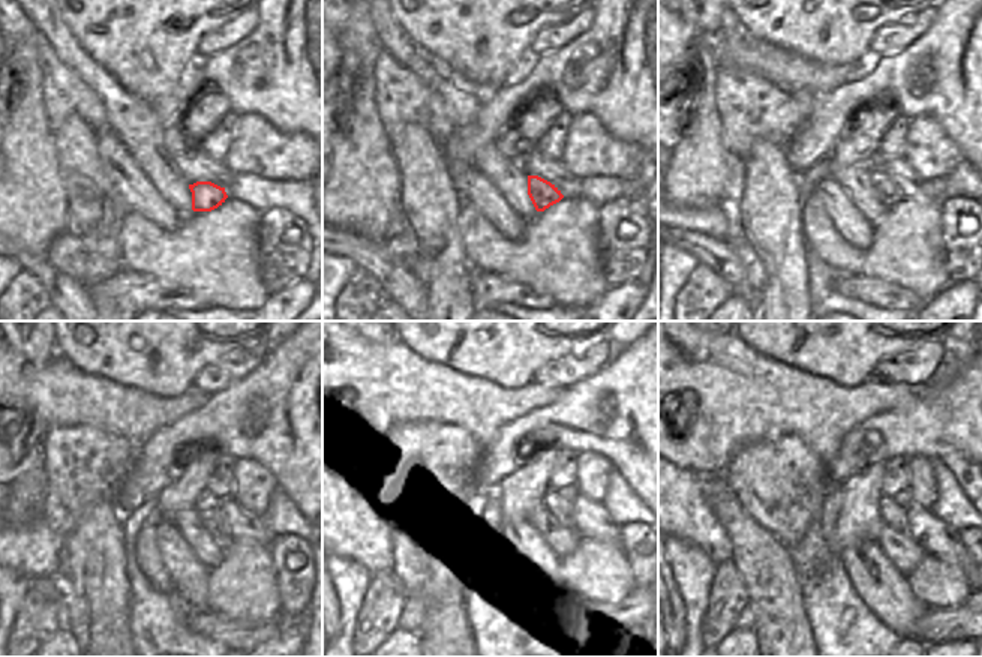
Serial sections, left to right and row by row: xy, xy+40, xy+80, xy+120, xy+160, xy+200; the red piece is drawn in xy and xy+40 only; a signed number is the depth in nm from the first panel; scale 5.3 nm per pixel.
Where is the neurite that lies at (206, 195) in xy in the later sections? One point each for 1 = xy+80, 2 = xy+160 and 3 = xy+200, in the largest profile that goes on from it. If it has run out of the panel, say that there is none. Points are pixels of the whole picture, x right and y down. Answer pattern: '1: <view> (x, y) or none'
1: xy+80 (885, 189)
2: xy+160 (558, 506)
3: xy+200 (894, 512)

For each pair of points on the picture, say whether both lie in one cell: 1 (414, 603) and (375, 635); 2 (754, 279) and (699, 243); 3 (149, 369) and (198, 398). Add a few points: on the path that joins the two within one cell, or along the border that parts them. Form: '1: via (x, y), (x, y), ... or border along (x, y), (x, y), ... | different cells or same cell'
1: border along (407, 594), (398, 627) | different cells
2: border along (745, 257), (745, 278), (757, 293) | different cells
3: border along (194, 384), (174, 396), (153, 395) | different cells

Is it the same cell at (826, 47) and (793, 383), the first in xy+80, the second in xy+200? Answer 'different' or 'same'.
different

